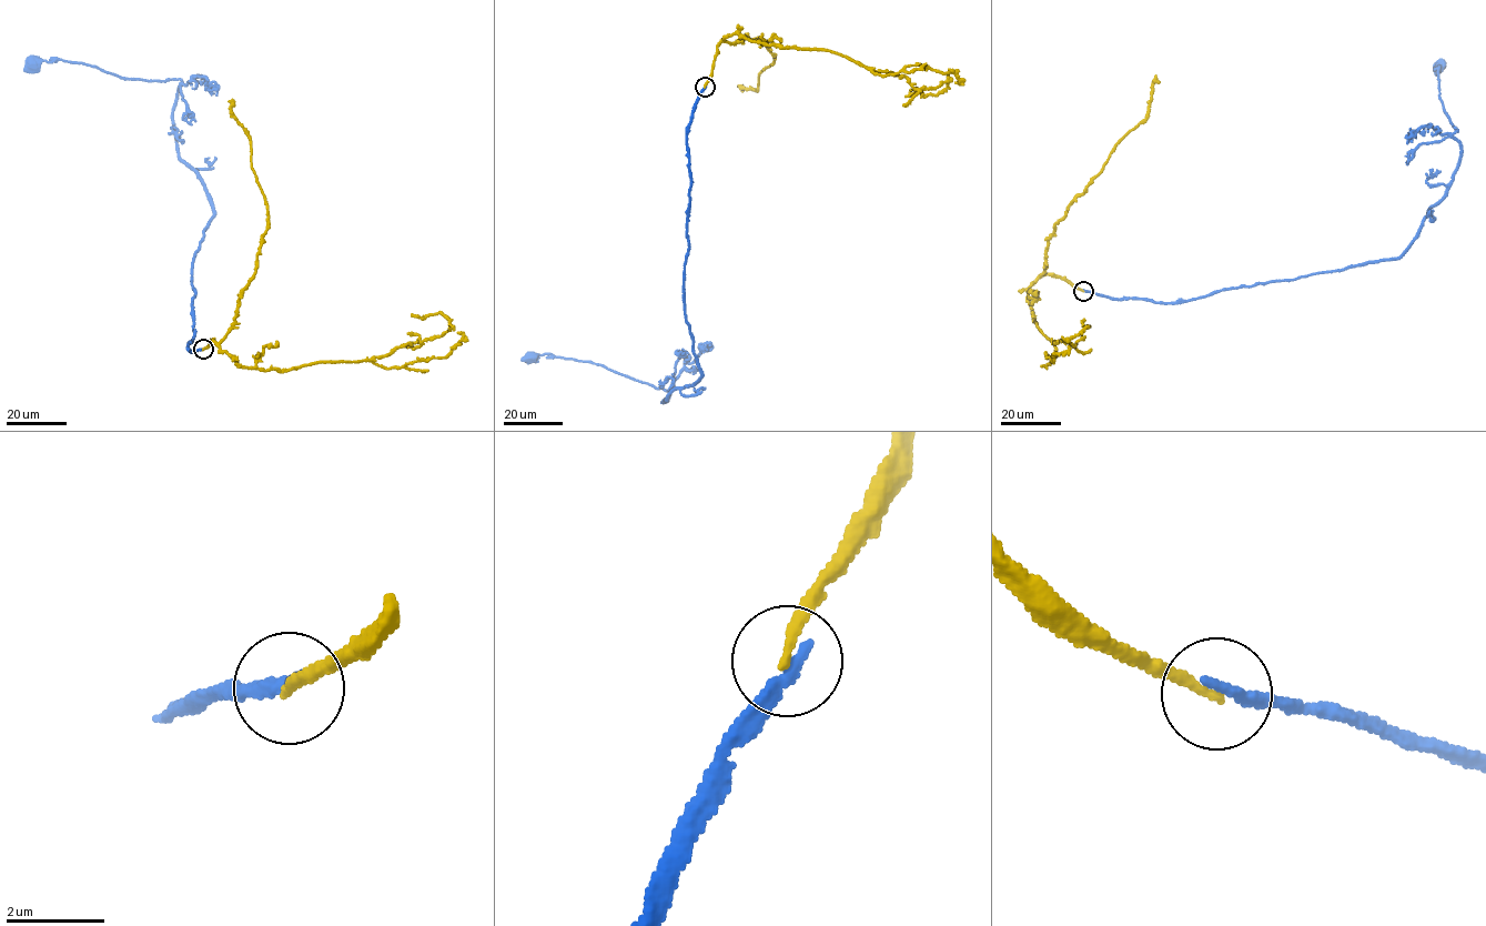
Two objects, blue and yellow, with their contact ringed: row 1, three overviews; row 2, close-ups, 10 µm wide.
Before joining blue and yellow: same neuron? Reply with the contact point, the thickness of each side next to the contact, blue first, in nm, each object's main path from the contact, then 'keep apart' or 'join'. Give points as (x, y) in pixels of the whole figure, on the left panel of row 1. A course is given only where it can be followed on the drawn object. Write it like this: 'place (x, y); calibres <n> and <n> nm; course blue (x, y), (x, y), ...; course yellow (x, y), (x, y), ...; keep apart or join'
place (203, 349); calibres 280 and 200 nm; course blue (202, 349), (188, 348), (192, 270), (213, 204), (179, 155), (181, 81), (58, 59), (33, 64); course yellow (202, 350), (210, 341), (239, 364), (287, 371), (384, 356), (450, 329), (438, 312), (411, 313); join

